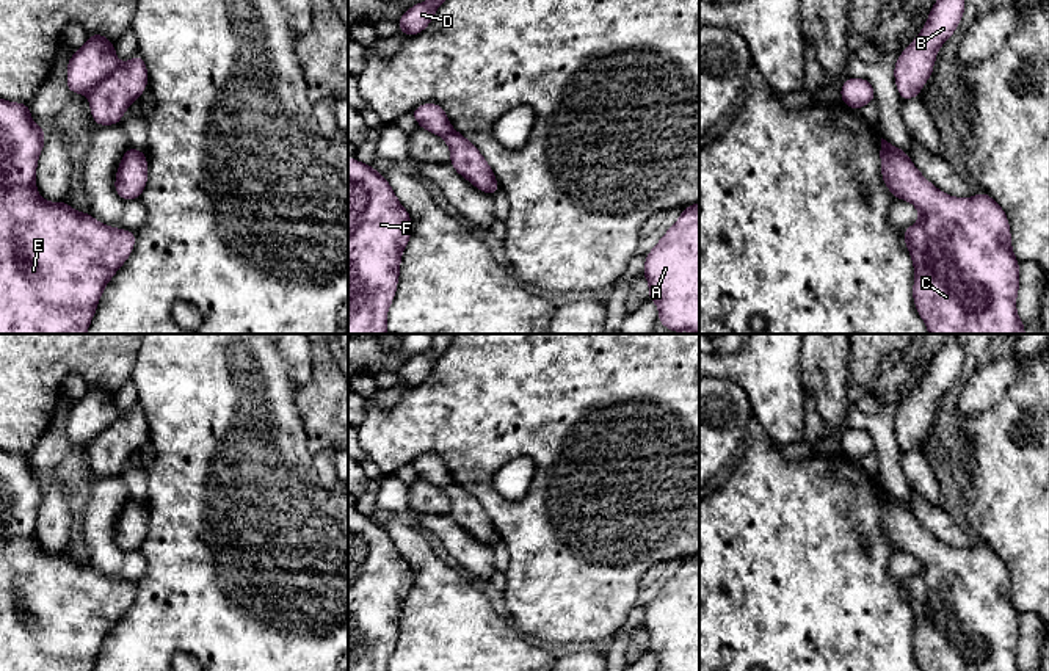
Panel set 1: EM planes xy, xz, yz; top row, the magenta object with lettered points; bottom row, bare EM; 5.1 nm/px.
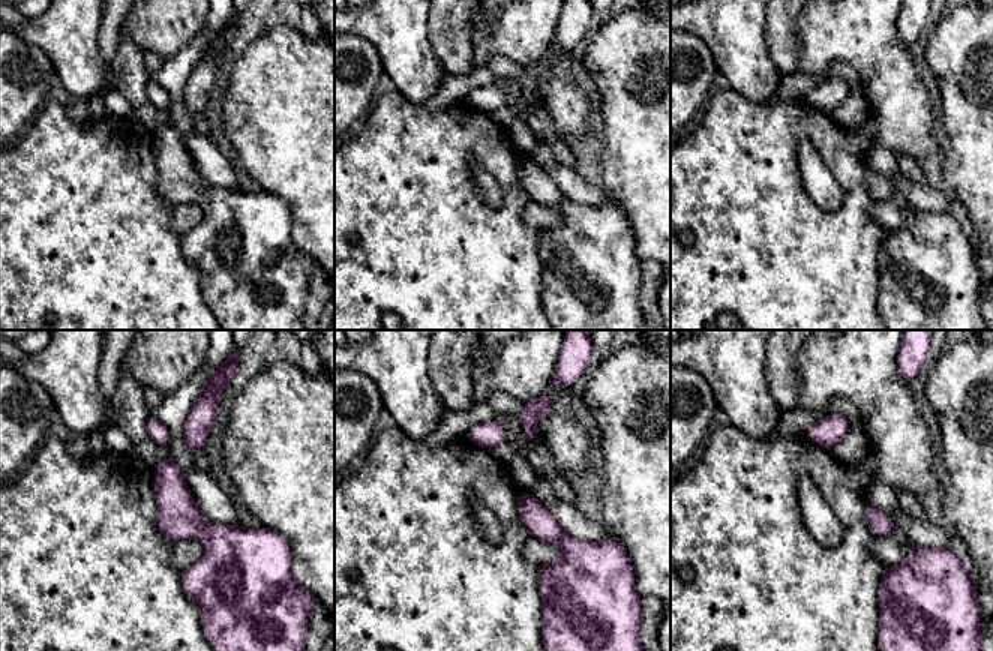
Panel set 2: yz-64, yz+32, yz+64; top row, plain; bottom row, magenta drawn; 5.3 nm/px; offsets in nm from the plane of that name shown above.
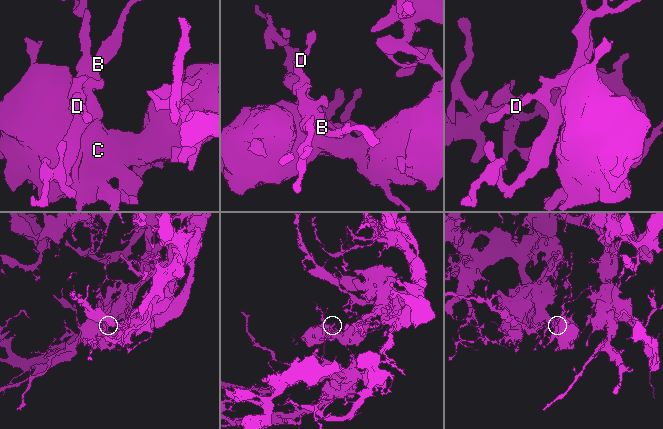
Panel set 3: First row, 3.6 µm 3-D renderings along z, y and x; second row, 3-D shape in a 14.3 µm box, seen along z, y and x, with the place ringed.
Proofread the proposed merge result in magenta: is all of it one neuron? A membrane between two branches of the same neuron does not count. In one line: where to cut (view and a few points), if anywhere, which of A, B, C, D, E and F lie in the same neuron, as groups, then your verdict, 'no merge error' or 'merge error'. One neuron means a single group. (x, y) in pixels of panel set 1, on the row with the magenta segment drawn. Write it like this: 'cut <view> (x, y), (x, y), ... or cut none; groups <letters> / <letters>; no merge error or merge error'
cut none; groups A B C D E F; no merge error

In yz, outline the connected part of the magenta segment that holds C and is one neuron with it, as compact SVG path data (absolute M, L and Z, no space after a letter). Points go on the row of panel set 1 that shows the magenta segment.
M881 138L881 177L895 199L916 205L919 221L903 229L903 240L914 265L913 301L930 334L1025 334L1018 317L1019 260L1011 249L1010 223L1004 209L986 193L955 198L938 190L913 165L908 152Z

